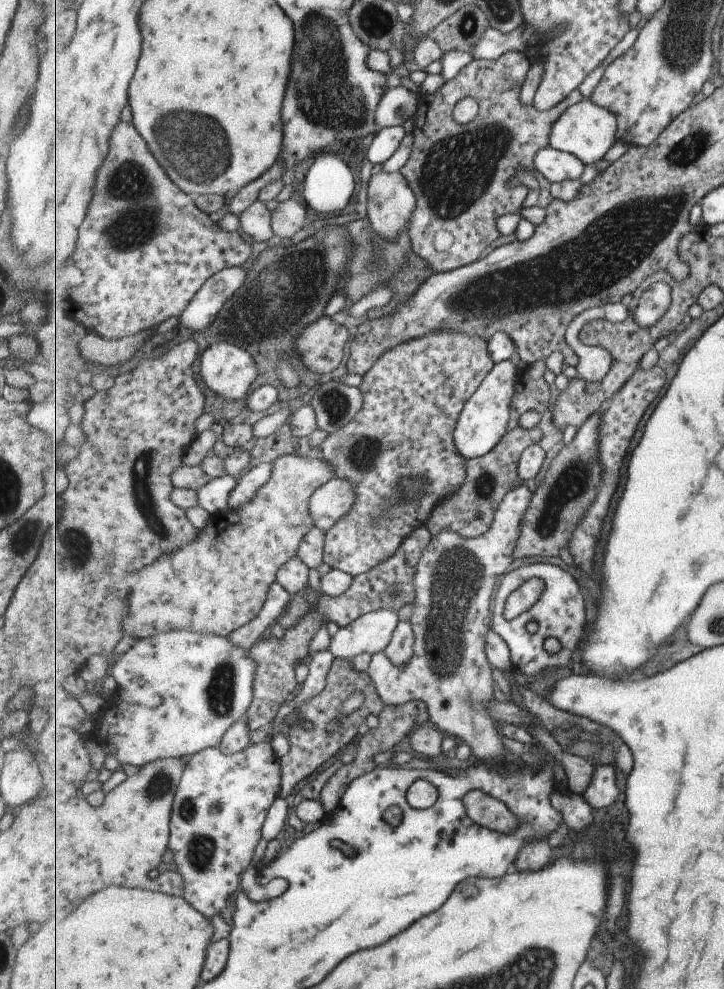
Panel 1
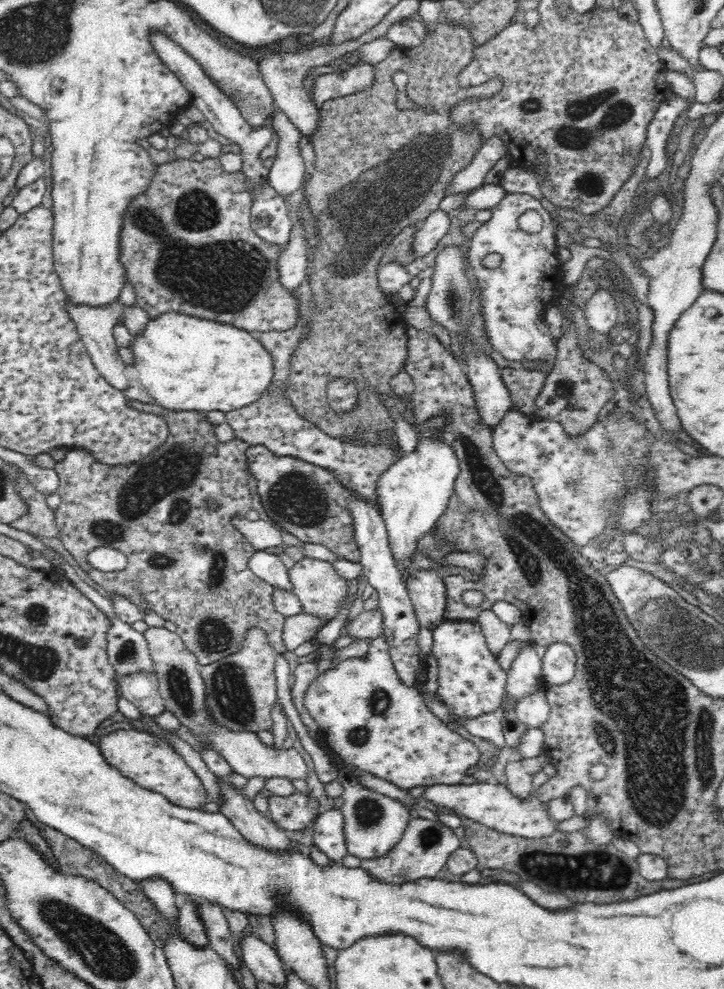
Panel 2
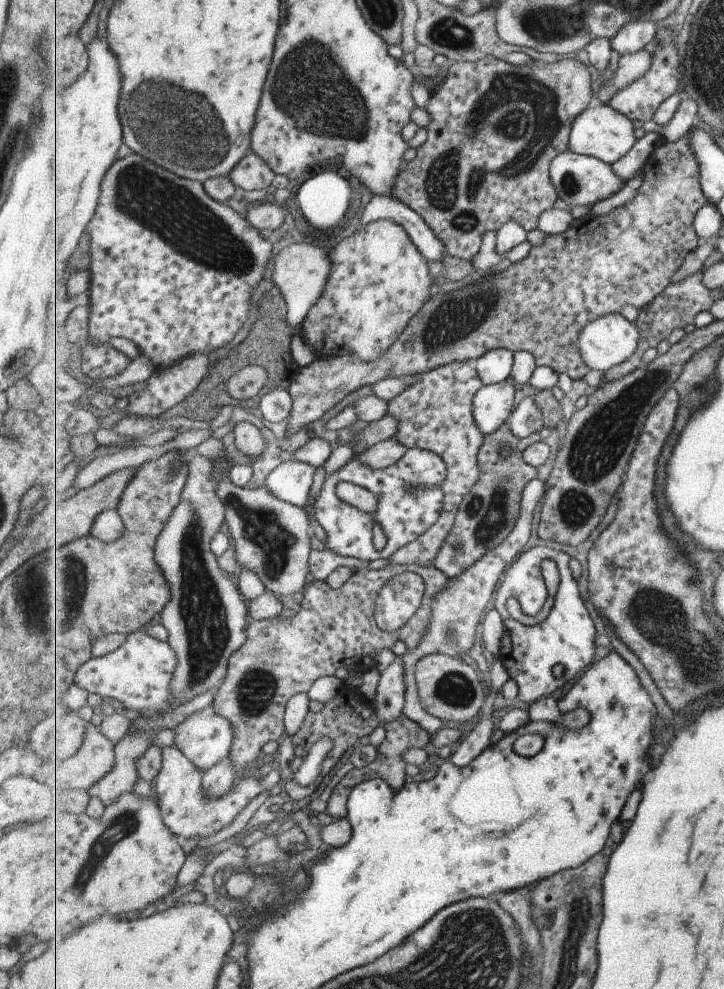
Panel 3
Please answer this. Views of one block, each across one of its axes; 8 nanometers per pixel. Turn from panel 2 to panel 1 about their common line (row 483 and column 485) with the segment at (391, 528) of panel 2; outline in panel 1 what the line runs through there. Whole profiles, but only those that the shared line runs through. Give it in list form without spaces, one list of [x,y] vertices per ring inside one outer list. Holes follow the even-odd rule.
[[[517,359],[496,364],[477,392],[469,398],[468,404],[460,414],[460,420],[457,421],[455,429],[455,442],[459,454],[469,461],[491,453],[508,433],[507,426],[511,420],[513,397],[522,375],[517,370],[516,364]]]

